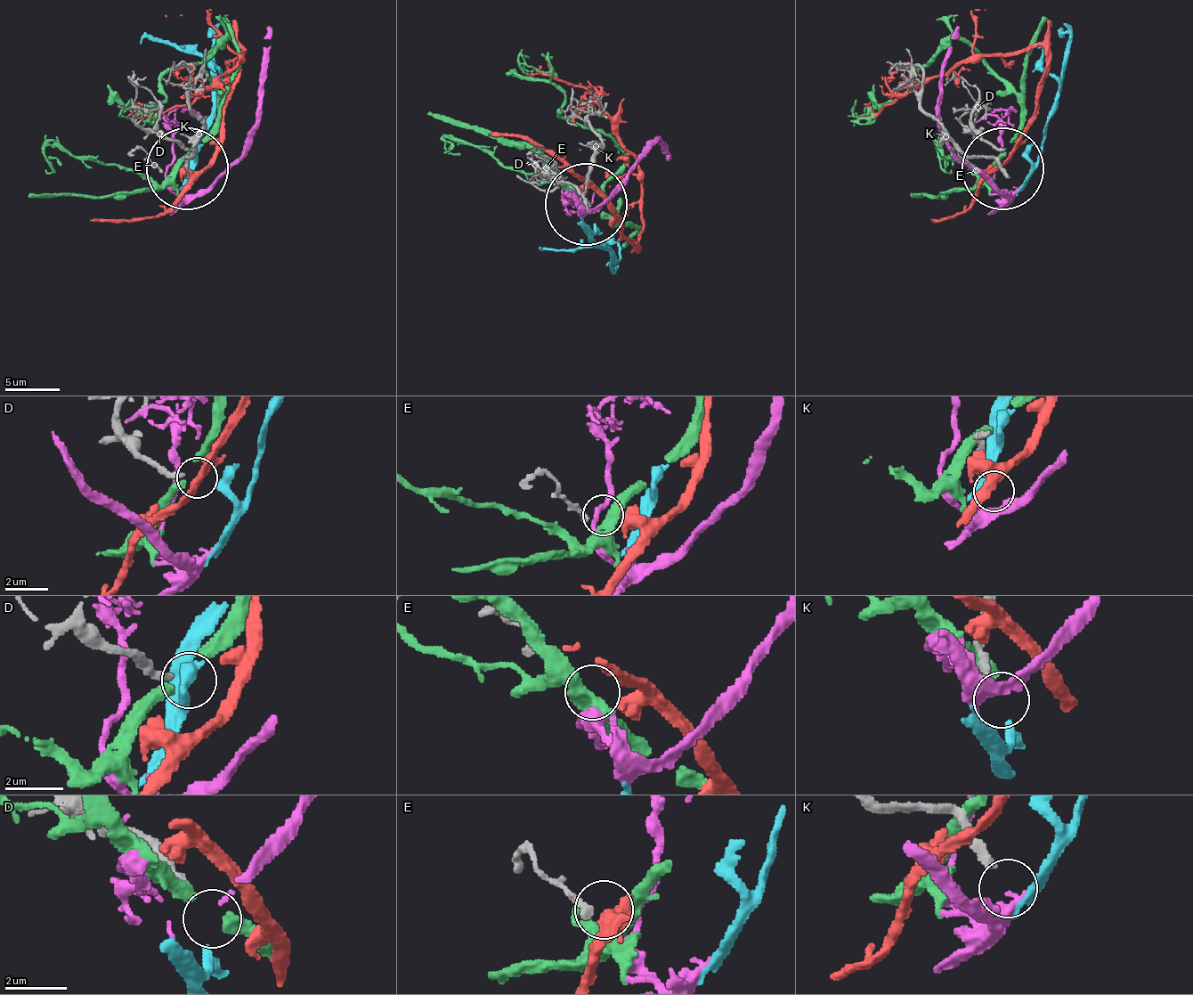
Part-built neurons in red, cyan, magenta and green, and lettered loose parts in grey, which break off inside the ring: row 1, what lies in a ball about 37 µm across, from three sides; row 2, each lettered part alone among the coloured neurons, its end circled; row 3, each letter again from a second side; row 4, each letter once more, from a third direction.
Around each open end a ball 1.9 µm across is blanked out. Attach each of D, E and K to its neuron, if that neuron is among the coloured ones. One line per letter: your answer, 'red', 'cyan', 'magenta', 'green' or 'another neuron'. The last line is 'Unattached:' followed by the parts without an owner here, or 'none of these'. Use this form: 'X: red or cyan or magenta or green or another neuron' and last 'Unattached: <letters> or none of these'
D: cyan
E: red
K: magenta
Unattached: none of these

